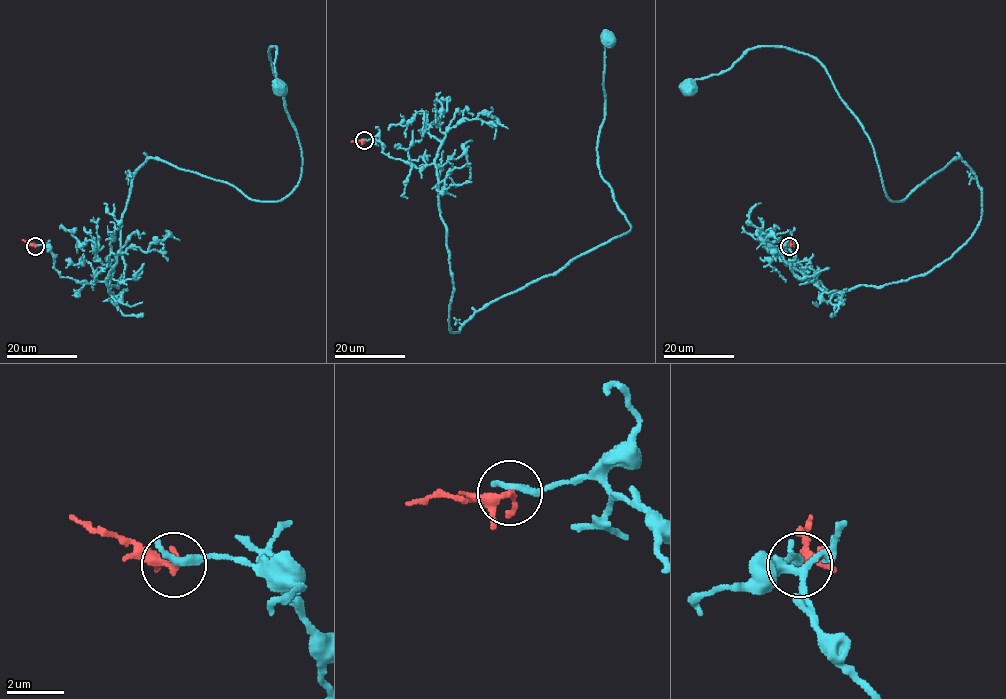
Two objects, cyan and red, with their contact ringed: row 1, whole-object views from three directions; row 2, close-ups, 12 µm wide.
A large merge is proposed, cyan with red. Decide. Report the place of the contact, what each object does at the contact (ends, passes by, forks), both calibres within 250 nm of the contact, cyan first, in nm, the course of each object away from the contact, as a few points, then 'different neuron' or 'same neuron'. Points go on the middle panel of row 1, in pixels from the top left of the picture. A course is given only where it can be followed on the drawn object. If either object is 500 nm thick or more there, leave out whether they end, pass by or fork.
(364, 140) | cyan ends | red passes by | 320/280 nm | cyan via (364, 140), (390, 158), (436, 167), (449, 330), (457, 332), (479, 310), (630, 229), (599, 162), (607, 38) | red via (364, 140), (351, 142) | different neuron

